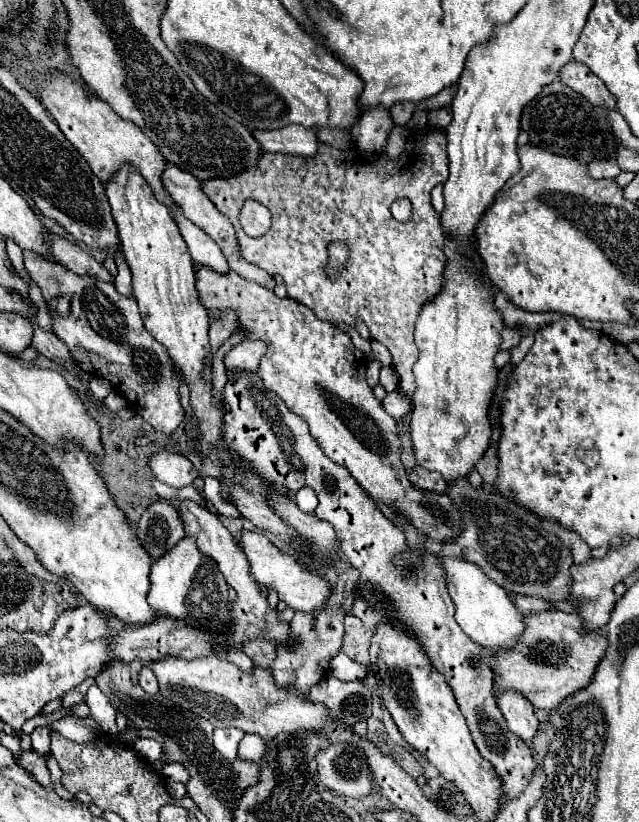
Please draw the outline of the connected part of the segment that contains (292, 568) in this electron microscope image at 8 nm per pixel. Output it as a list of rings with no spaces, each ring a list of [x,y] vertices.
[[[242,531],[238,545],[242,547],[242,551],[248,559],[254,583],[276,591],[278,599],[284,601],[290,609],[314,611],[314,609],[320,609],[324,605],[326,597],[330,595],[330,585],[324,579],[320,579],[316,573],[306,571],[294,557],[284,555],[280,549],[276,549],[264,535],[254,533],[254,531]]]

